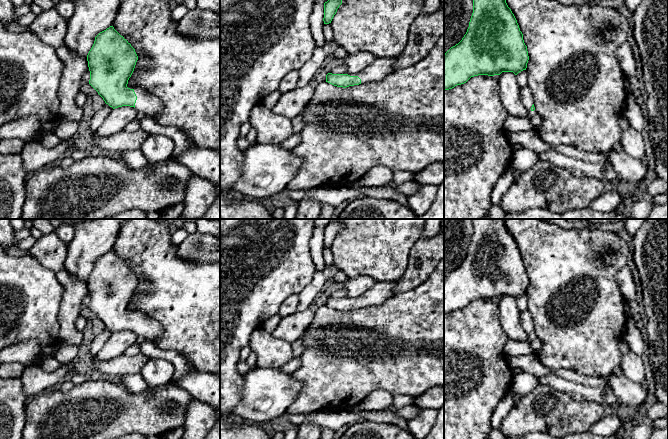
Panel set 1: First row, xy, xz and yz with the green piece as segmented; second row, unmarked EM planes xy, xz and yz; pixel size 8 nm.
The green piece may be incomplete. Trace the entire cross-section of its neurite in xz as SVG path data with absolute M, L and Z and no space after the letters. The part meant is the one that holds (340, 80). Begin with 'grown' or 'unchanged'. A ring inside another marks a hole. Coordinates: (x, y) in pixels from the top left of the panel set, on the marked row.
grown | M394 57L375 58L375 60L357 76L328 73L326 75L326 82L337 87L346 88L349 86L380 81L395 71L393 62Z

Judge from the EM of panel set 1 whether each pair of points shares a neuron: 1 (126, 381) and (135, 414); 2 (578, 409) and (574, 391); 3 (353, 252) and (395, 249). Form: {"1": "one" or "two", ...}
{"1": "two", "2": "two", "3": "one"}

